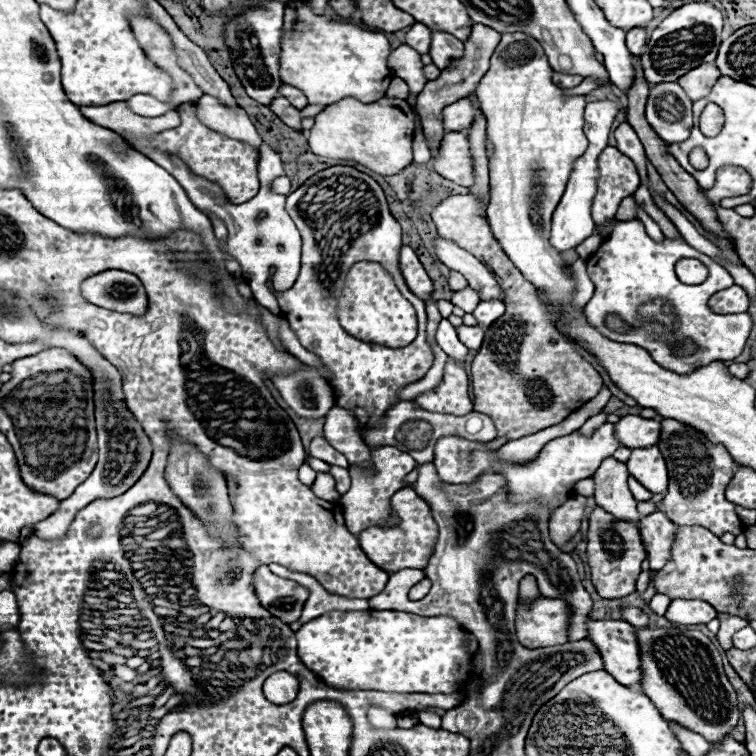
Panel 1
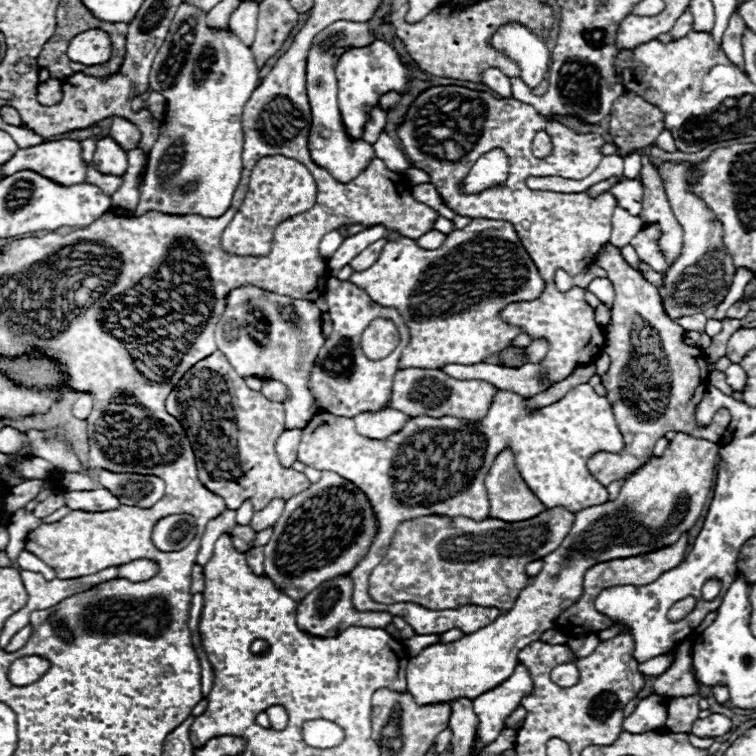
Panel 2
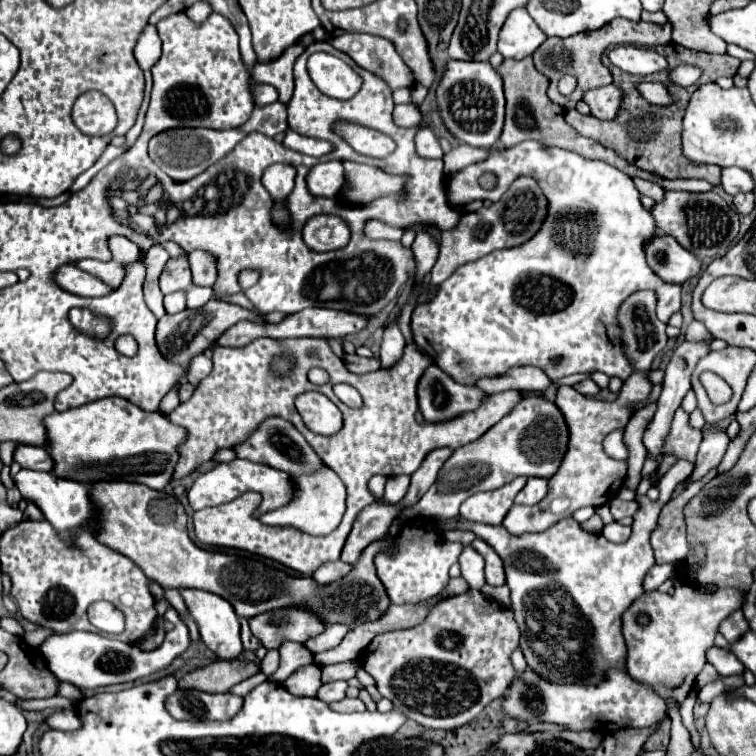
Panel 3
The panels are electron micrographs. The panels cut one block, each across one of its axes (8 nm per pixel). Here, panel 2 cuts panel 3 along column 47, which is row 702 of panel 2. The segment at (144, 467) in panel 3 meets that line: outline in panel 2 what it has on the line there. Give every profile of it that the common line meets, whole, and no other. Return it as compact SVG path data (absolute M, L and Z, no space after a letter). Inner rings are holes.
M676 434L664 450L664 456L650 458L622 484L616 500L580 510L564 542L542 558L542 572L520 592L512 610L474 634L466 634L450 644L432 644L408 660L406 682L414 700L418 704L450 702L456 698L472 700L502 684L516 668L518 650L540 640L546 630L556 628L558 612L566 610L582 596L584 572L590 566L614 558L648 554L676 544L678 538L694 526L714 486L716 458L716 442Z

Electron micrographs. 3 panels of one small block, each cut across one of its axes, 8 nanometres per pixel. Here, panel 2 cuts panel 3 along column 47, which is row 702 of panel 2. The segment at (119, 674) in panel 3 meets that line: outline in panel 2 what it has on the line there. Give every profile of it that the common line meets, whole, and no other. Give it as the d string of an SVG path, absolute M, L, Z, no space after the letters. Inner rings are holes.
M652 694L640 700L636 710L628 718L624 718L622 730L630 734L642 734L642 732L650 732L650 730L664 726L664 722L666 722L664 698Z

